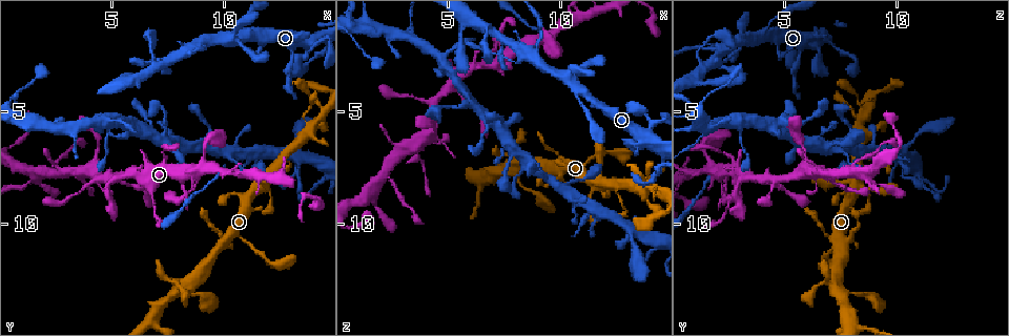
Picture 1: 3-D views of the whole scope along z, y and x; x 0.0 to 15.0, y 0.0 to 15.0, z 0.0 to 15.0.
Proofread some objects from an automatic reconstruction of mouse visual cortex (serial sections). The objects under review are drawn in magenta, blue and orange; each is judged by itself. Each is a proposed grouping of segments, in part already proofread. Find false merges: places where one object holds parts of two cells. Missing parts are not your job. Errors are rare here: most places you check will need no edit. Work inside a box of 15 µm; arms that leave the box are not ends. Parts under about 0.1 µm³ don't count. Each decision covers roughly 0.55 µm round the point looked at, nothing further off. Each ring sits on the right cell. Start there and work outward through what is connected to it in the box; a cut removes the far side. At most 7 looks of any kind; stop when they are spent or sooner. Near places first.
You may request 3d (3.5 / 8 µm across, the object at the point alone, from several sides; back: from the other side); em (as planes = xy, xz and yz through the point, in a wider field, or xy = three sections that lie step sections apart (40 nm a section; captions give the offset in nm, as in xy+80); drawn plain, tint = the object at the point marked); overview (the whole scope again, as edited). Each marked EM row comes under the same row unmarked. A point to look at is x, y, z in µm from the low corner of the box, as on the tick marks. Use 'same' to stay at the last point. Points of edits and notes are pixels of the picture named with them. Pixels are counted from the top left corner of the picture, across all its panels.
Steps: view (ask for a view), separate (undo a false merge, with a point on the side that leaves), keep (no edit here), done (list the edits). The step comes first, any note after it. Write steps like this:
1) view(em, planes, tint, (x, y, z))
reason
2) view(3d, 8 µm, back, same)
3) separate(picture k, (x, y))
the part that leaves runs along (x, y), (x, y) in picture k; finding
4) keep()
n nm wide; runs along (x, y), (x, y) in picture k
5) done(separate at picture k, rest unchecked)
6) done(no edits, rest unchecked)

view(3d, 3.5 µm, (8.2, 8.8, 2.3))
abrupt turn

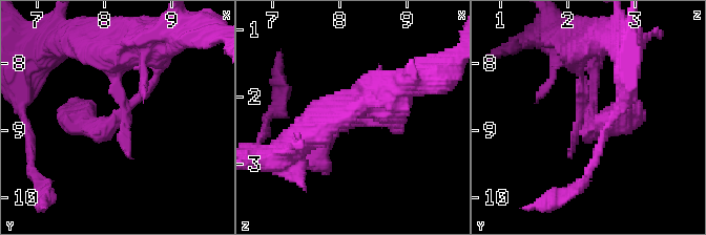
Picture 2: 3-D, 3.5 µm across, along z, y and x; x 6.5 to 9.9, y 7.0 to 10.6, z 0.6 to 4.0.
view(em, xy, step 1, tint, (8.30, 8.70, 2.30))
now the EM

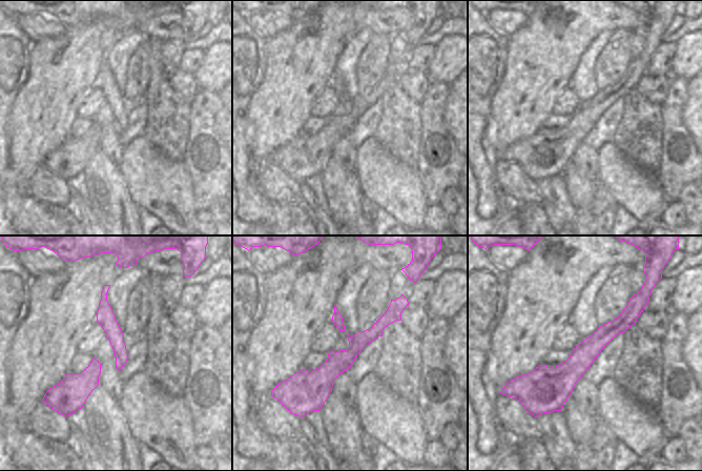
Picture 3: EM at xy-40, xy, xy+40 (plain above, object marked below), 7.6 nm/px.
keep()
runs along (575, 50), (590, 121), (628, 114) in picture 2; one cell here

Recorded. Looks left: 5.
view(3d, 3.5 µm, (10.8, 1.5, 4.1))
abrupt turn

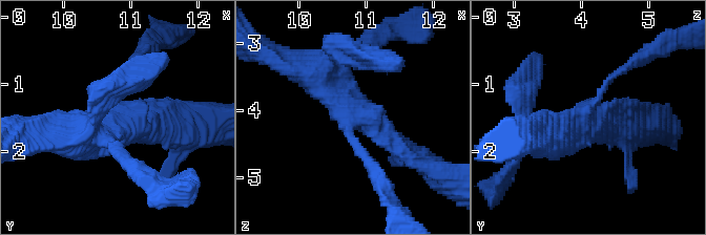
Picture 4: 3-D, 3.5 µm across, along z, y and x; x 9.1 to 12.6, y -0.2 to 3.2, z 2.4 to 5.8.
view(em, planes, tint, (10.90, 1.60, 4.05))
3 arms; arms of 100, 300, 500 nm; now the EM

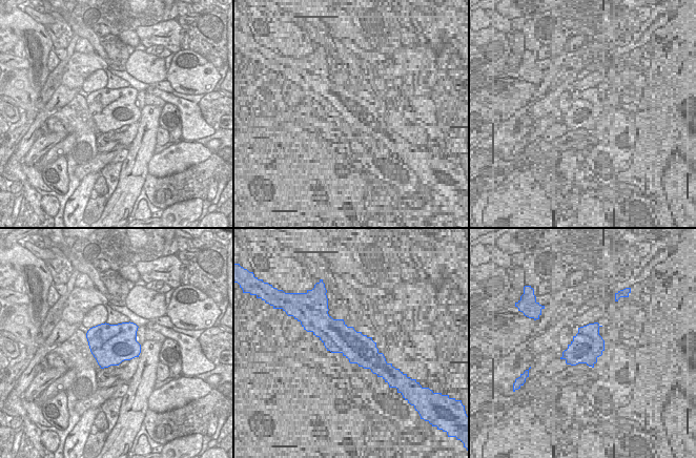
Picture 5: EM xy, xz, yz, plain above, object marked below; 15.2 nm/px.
keep()
600 nm wide; runs along (415, 154), (303, 68) in picture 4; one cell here

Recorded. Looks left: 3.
view(3d, 8 µm, back, (13.4, 2.4, 6.6))
sharp bend

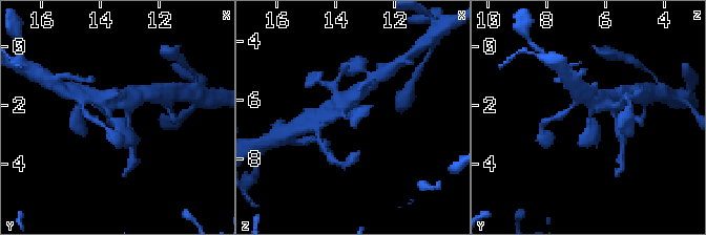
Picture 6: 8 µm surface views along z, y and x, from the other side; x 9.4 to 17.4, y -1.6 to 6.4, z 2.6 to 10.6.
view(em, xy, step 1, tint, (13.5, 2.4, 6.7))
shape alone is not enough

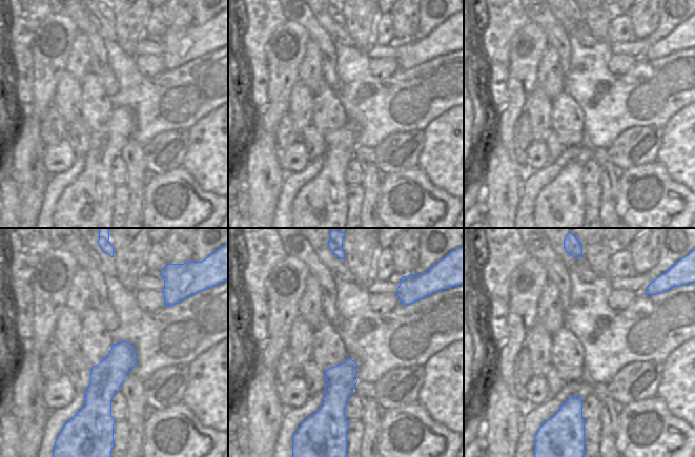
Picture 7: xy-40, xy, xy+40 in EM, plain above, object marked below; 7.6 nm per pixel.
keep()
runs along (604, 100), (590, 110), (592, 130), (582, 142) in picture 6; one cell here

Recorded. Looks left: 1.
done(no edits, rest unchecked)

